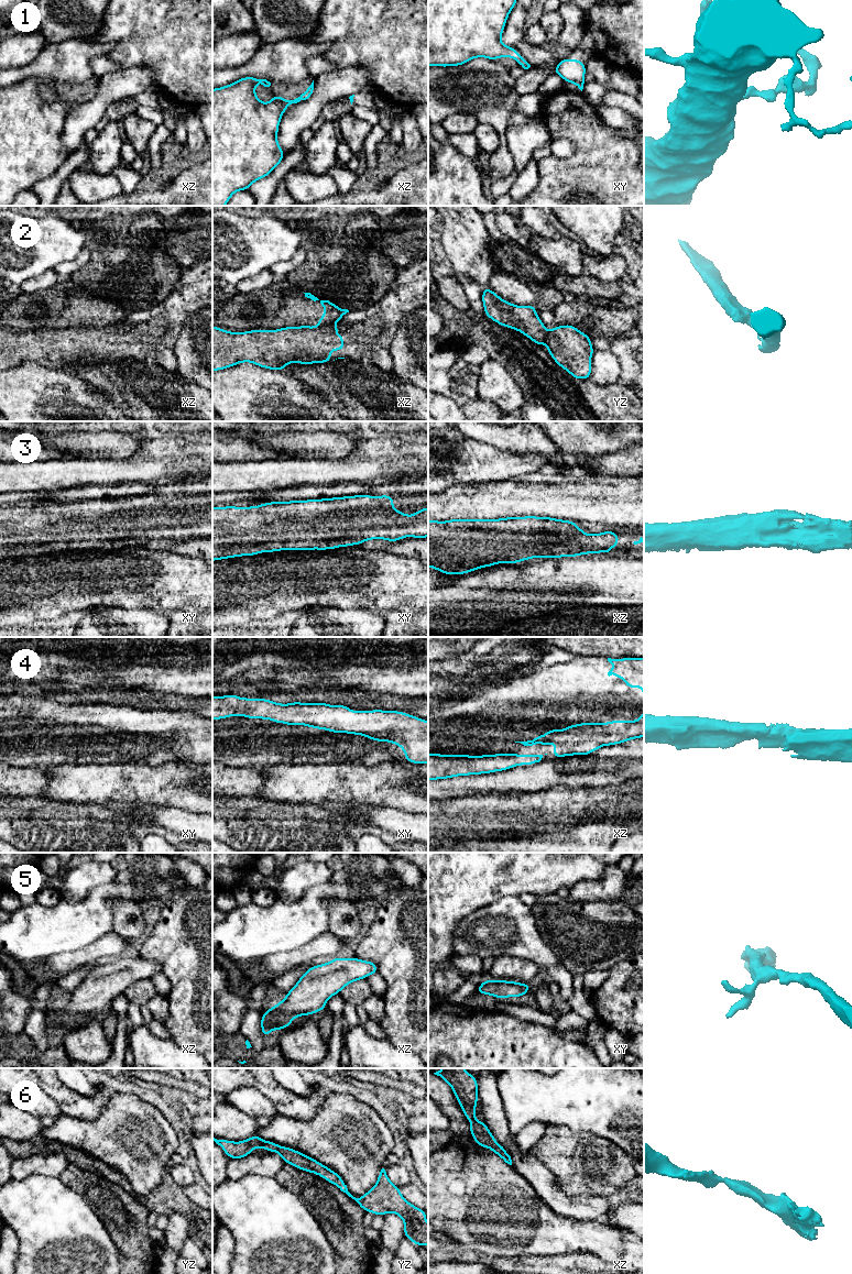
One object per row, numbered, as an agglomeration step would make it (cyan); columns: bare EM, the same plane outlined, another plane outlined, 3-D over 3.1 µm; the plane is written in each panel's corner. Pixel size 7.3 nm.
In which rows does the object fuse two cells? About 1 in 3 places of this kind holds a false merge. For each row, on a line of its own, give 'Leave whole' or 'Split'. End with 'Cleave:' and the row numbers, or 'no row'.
1: Leave whole
2: Split
3: Leave whole
4: Leave whole
5: Leave whole
6: Leave whole
Cleave: 2

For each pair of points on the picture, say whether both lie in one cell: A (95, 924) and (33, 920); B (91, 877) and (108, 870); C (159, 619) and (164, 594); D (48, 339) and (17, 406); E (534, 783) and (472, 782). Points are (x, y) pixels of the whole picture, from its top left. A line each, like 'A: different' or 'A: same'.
A: same
B: same
C: different
D: different
E: same

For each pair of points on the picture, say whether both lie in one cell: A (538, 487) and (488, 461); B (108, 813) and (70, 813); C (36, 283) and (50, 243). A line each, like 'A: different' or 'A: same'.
A: different
B: same
C: different

